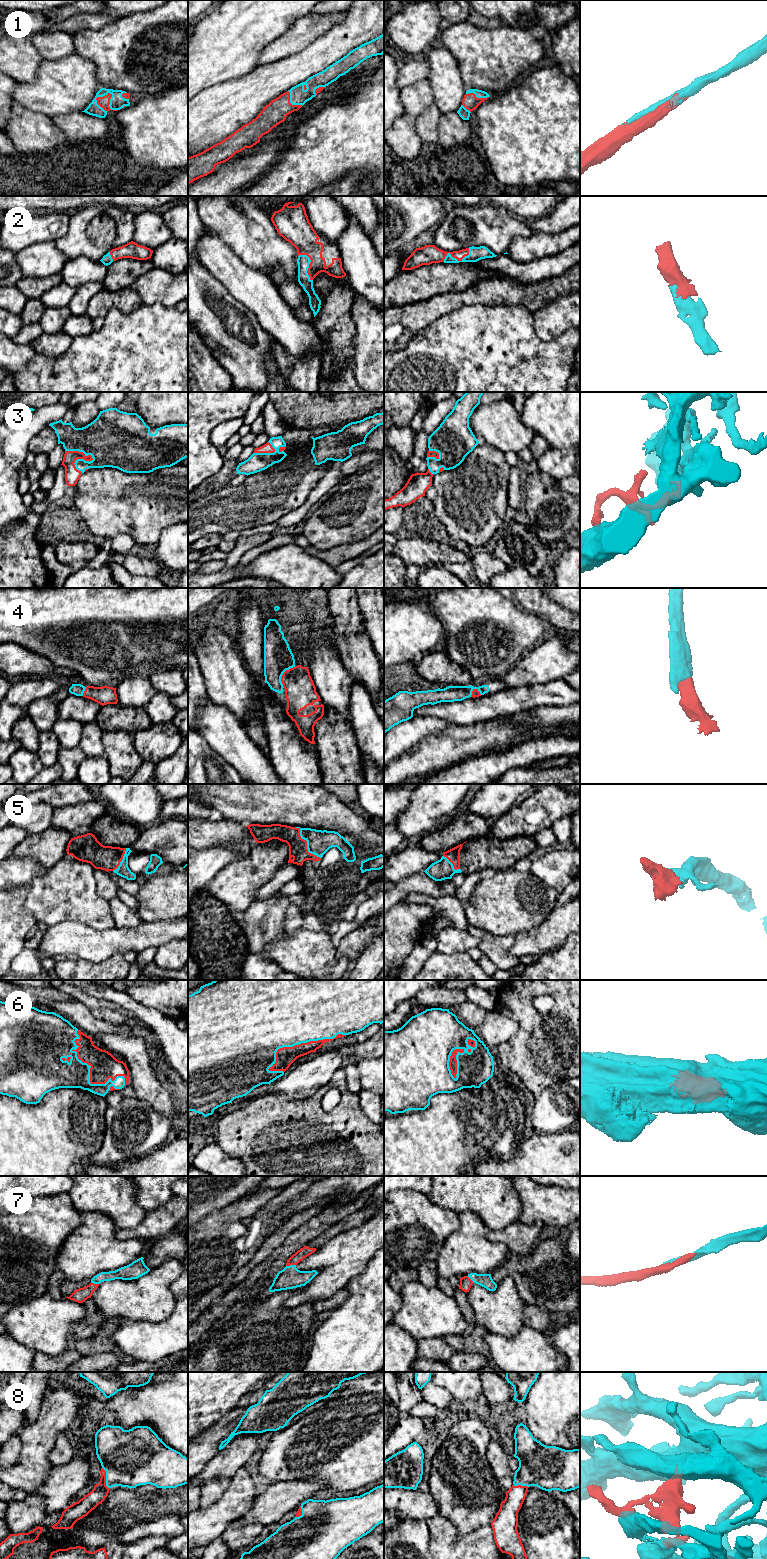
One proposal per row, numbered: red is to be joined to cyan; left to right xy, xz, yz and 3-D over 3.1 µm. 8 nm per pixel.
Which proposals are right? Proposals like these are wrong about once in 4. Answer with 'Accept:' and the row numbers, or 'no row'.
Accept: 1, 2, 3, 4, 5, 6, 7, 8

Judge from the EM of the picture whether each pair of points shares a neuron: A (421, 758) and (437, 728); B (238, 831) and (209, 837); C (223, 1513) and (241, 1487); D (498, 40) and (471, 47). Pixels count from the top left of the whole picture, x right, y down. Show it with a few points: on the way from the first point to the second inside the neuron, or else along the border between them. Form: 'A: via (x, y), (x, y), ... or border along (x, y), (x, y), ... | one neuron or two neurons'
A: border along (451, 724), (439, 733), (425, 737), (413, 747) | two neurons
B: via (231, 833), (216, 833) | one neuron
C: via (229, 1507), (239, 1497), (240, 1493) | one neuron
D: via (491, 47), (478, 47) | one neuron

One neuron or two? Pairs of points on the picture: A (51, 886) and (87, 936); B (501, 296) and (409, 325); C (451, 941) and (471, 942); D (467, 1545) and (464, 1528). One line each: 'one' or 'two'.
A: two
B: one
C: one
D: two

